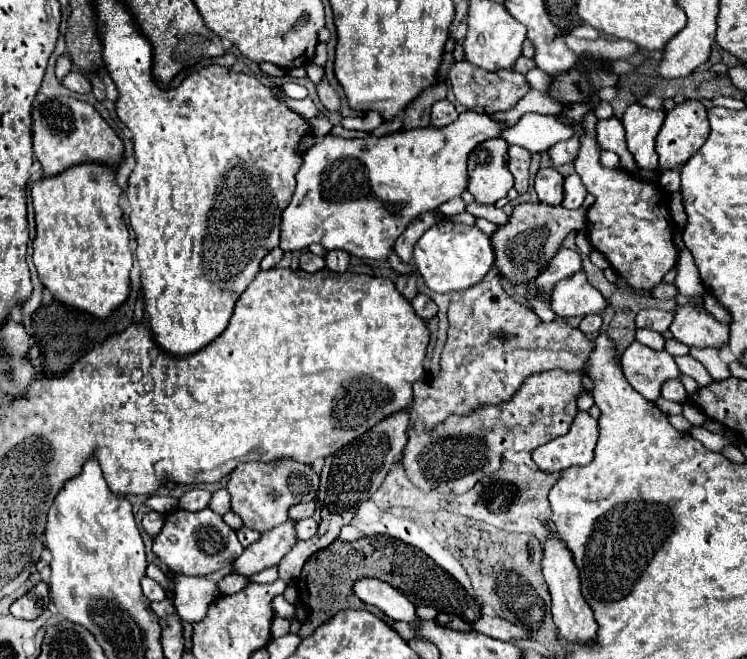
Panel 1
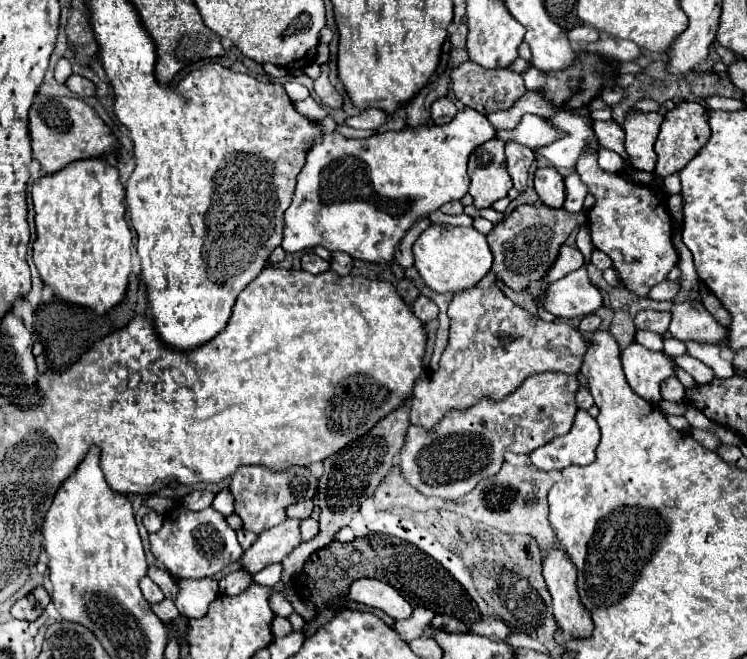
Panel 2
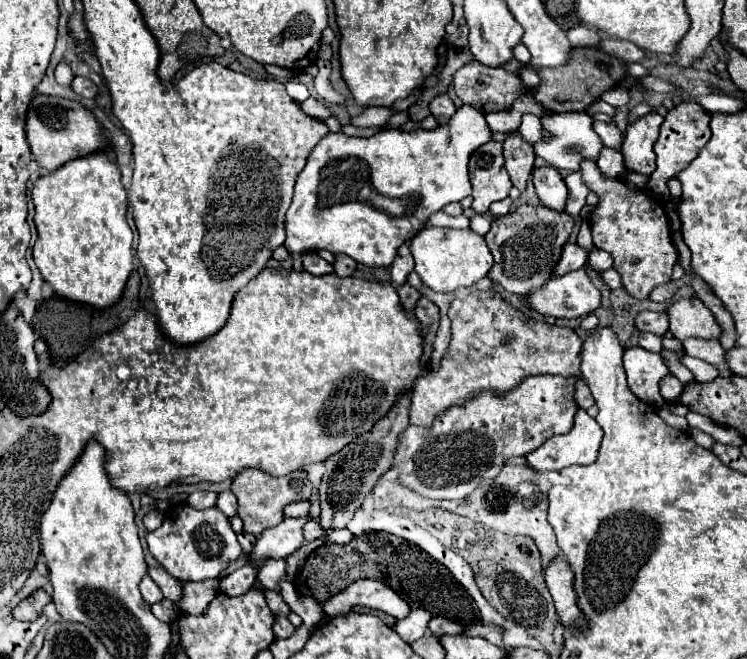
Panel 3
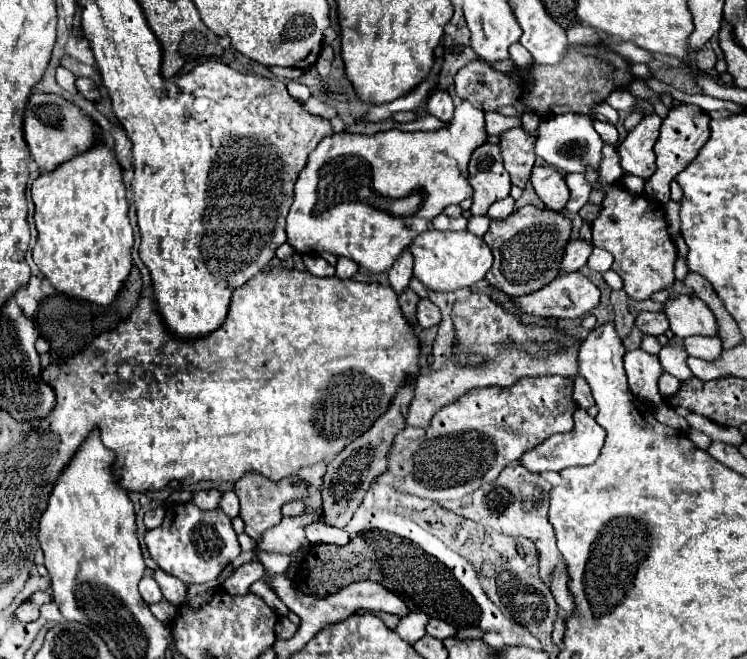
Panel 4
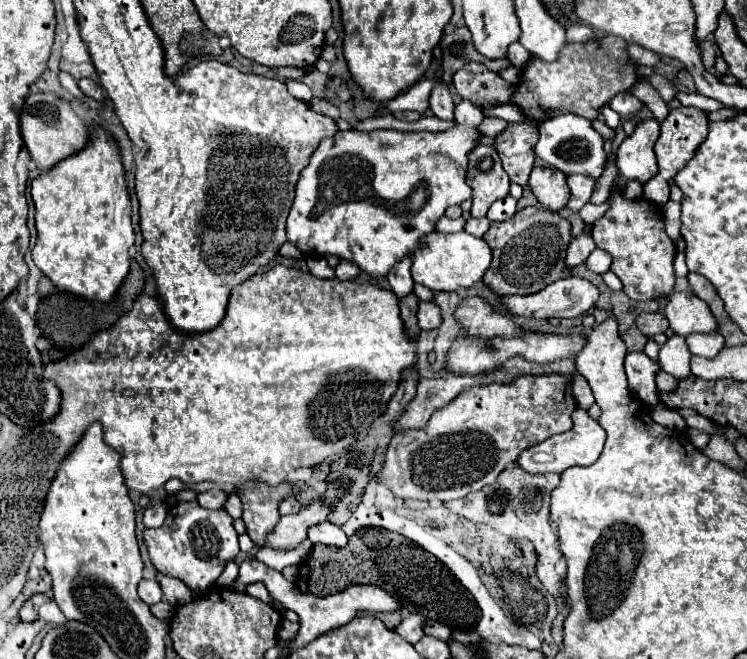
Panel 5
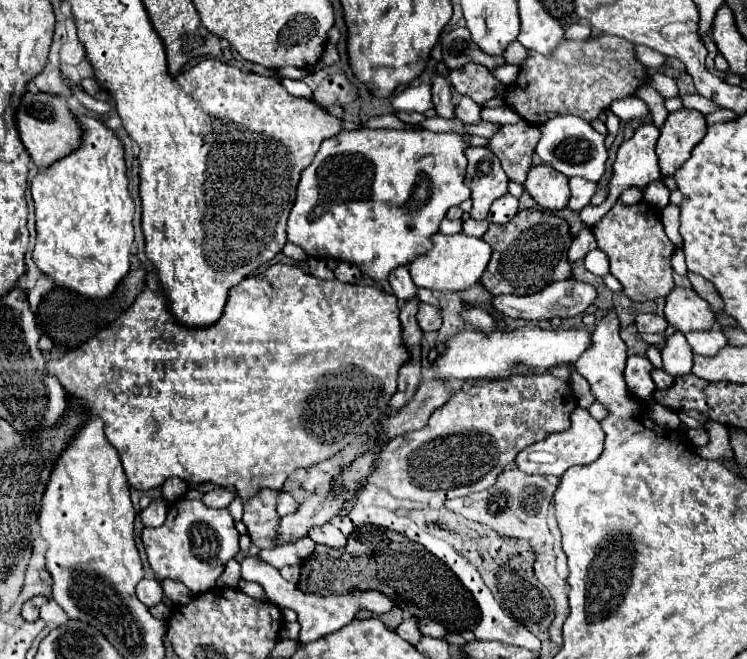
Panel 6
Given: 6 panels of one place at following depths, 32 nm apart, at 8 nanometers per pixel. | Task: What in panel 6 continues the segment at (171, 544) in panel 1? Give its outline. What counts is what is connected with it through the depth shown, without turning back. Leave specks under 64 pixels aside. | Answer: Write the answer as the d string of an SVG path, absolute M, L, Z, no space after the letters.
M178 500L176 504L170 506L166 522L158 528L144 528L140 538L142 538L142 544L146 548L148 562L150 562L150 568L154 572L154 578L160 584L164 580L176 580L176 582L182 582L190 592L202 594L202 592L210 592L216 586L216 580L224 572L226 562L238 554L238 550L240 550L238 536L240 534L238 534L234 520L232 520L228 510L208 508L202 500Z

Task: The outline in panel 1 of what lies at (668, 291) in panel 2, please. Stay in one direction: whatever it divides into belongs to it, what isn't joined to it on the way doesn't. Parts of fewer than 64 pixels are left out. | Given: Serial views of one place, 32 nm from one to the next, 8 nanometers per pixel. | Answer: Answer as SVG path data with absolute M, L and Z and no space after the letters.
M661 282L652 290L652 297L661 300L671 299L676 295L677 295L677 290L673 283Z

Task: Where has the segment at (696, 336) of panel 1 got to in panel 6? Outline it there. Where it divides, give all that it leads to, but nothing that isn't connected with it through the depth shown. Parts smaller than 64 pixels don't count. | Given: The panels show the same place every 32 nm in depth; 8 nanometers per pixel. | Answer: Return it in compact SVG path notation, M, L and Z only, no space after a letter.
M674 286L666 296L664 306L666 320L680 332L708 330L714 326L714 312L708 302L700 298L692 288Z

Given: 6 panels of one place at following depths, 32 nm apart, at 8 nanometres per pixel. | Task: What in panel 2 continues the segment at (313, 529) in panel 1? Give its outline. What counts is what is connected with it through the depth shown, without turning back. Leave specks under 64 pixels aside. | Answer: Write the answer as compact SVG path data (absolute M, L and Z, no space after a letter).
M306 518L302 522L302 540L312 540L314 536L318 536L318 532L320 532L320 528L314 518Z

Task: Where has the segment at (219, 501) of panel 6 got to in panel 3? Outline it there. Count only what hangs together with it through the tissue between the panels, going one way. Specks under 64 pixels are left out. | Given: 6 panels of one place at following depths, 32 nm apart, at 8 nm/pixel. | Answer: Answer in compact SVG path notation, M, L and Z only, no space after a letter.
M198 490L198 492L192 492L188 496L188 504L198 508L198 510L206 510L206 508L214 508L216 506L216 500L218 500L218 492L204 492L204 490Z

